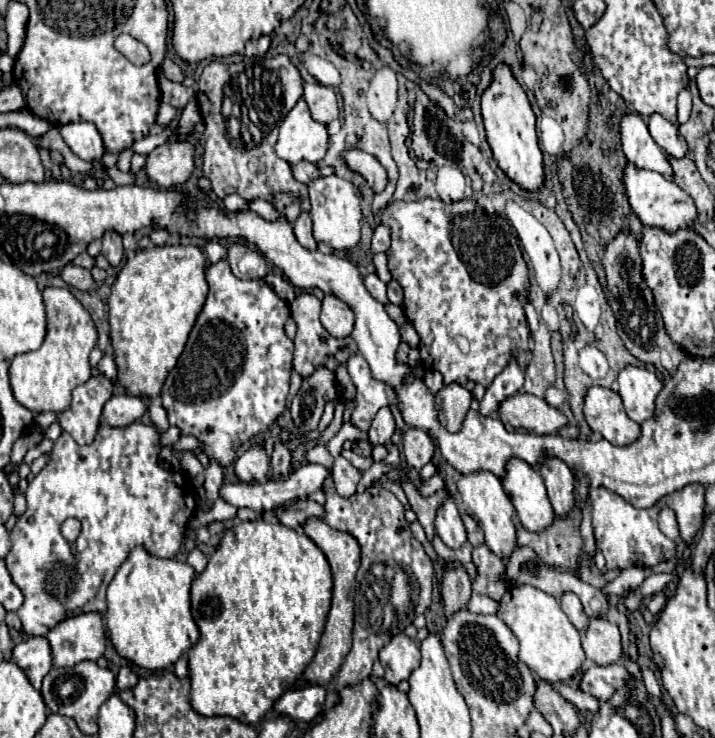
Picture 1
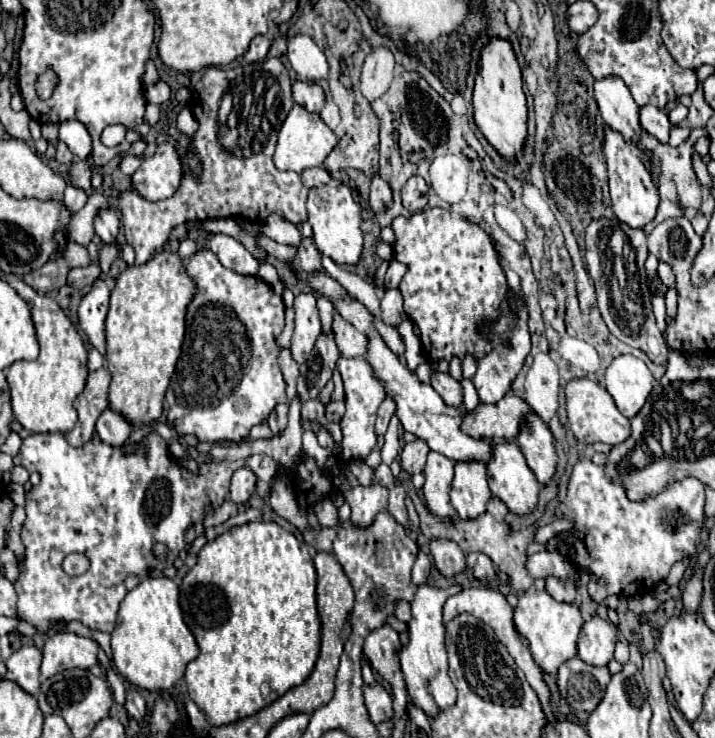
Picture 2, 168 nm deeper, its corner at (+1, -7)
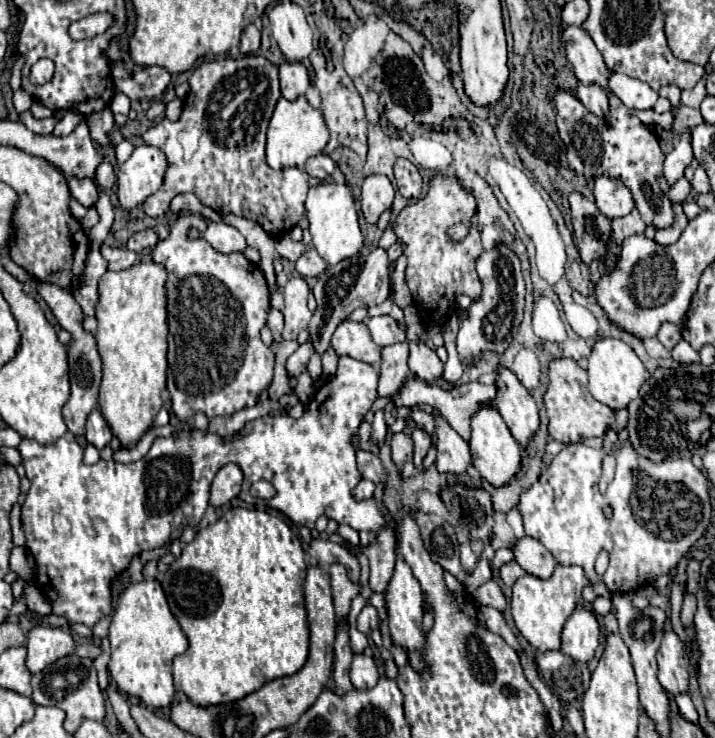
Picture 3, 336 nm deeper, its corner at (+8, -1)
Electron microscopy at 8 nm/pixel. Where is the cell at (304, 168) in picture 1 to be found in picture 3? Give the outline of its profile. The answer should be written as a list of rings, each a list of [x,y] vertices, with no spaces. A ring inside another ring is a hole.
[[[316,155],[316,157],[310,157],[306,163],[304,163],[304,171],[312,177],[318,177],[318,179],[328,179],[330,173],[334,171],[334,161],[328,157],[328,155]]]

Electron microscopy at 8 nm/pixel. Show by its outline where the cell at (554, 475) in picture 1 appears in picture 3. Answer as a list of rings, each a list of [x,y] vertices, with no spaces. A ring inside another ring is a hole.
[[[500,369],[498,373],[498,397],[496,397],[496,407],[508,425],[510,433],[514,439],[524,447],[528,447],[538,431],[540,417],[538,417],[538,407],[532,399],[532,395],[522,387],[518,377],[508,371]]]

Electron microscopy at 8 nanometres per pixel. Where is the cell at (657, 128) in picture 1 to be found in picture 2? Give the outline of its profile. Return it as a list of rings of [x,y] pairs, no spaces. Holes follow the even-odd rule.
[[[655,105],[639,107],[639,121],[641,121],[643,129],[647,129],[647,133],[655,135],[659,141],[667,141],[669,139],[669,119]]]

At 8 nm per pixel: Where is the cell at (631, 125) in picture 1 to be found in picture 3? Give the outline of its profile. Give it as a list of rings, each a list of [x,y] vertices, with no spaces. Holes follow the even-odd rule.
[[[572,25],[564,29],[562,41],[578,81],[584,85],[604,85],[604,91],[612,95],[612,91],[608,89],[610,69],[604,65],[604,59],[596,49],[594,41],[588,37],[588,33],[582,27]]]

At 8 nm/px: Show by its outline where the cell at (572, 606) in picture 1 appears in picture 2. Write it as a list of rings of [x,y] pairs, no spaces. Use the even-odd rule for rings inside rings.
[[[549,575],[549,577],[545,579],[545,589],[547,589],[547,593],[549,593],[553,599],[557,599],[557,601],[569,603],[569,601],[575,601],[575,597],[577,597],[575,585],[573,585],[573,581],[569,581],[569,579],[559,579],[559,577]]]

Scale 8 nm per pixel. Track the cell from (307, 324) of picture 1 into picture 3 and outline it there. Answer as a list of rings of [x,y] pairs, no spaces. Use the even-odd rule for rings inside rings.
[[[294,277],[286,283],[284,287],[284,333],[282,337],[286,341],[292,341],[292,339],[298,339],[298,333],[304,331],[310,323],[310,309],[306,307],[306,299],[308,299],[308,285],[302,277]]]

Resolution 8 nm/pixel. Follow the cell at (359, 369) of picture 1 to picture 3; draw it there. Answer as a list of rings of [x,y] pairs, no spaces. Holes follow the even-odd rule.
[[[340,357],[334,379],[316,391],[300,419],[292,419],[288,415],[266,415],[248,423],[240,431],[240,437],[230,443],[222,443],[222,437],[210,431],[184,429],[168,439],[158,437],[152,443],[150,451],[136,463],[100,459],[94,465],[86,465],[82,461],[84,449],[72,437],[60,437],[58,441],[48,445],[40,445],[32,439],[22,439],[16,449],[22,455],[26,477],[32,483],[22,505],[22,531],[26,537],[26,549],[32,553],[36,563],[36,587],[46,595],[56,615],[94,627],[100,619],[112,613],[110,585],[120,573],[128,569],[130,561],[136,555],[140,555],[144,549],[158,549],[178,539],[186,525],[198,527],[204,511],[210,505],[210,485],[220,467],[226,463],[236,463],[244,471],[238,497],[252,503],[254,507],[278,509],[292,523],[306,525],[308,529],[314,529],[320,515],[328,515],[330,519],[346,523],[356,531],[380,533],[386,525],[380,503],[374,497],[356,501],[352,495],[354,487],[362,479],[356,467],[356,451],[360,449],[358,427],[362,425],[364,415],[370,411],[374,399],[378,397],[376,383],[378,371],[374,371],[372,365],[356,361],[352,357]],[[260,479],[270,481],[276,489],[276,495],[270,501],[258,501],[250,493],[252,483]]]

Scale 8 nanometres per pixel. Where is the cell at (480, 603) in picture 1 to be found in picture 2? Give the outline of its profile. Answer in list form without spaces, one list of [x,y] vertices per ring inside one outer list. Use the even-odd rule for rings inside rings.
[[[487,585],[467,587],[467,589],[463,589],[459,595],[453,595],[453,597],[447,599],[447,603],[443,606],[443,624],[446,625],[449,623],[449,621],[451,621],[455,615],[459,615],[459,613],[471,613],[471,615],[475,615],[477,619],[481,619],[483,623],[487,623],[487,625],[493,627],[497,639],[507,647],[509,655],[515,659],[515,663],[519,665],[519,669],[527,675],[529,685],[537,691],[537,695],[539,695],[539,699],[541,699],[541,703],[543,703],[543,709],[545,709],[545,713],[547,713],[547,719],[551,719],[551,717],[555,715],[555,707],[551,707],[551,691],[549,691],[547,685],[543,683],[541,671],[539,671],[539,667],[533,663],[533,657],[531,657],[529,649],[525,649],[523,643],[517,639],[517,633],[515,633],[515,629],[513,629],[513,613],[511,613],[511,607],[509,607],[505,595],[499,593],[497,589],[487,587]]]

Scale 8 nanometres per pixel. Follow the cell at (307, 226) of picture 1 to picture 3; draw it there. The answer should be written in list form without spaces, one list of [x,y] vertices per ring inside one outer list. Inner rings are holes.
[[[312,245],[296,261],[296,271],[302,277],[318,277],[324,269],[326,269],[326,261],[316,253],[316,249]]]

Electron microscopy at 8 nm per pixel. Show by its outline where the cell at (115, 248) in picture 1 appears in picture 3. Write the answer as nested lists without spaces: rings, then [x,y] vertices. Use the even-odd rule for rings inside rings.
[[[70,179],[68,181],[68,187],[70,187],[72,197],[80,205],[84,205],[84,207],[96,207],[100,189],[96,187],[96,183],[92,179]]]

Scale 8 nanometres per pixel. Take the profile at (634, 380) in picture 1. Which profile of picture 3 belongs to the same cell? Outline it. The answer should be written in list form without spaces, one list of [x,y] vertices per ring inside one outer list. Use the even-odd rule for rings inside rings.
[[[600,339],[596,341],[592,355],[588,357],[588,379],[590,379],[590,393],[596,401],[608,405],[614,411],[626,409],[632,399],[638,397],[640,385],[650,377],[650,373],[644,369],[642,361],[636,357],[636,353],[620,339]]]

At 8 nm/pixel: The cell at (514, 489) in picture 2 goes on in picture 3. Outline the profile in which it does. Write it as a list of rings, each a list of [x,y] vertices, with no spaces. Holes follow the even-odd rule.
[[[480,407],[480,411],[472,417],[472,439],[470,439],[470,451],[472,451],[472,465],[480,471],[482,479],[486,479],[494,487],[502,487],[510,483],[516,473],[520,471],[520,445],[512,437],[510,429],[506,427],[504,419],[500,417],[496,407]]]

